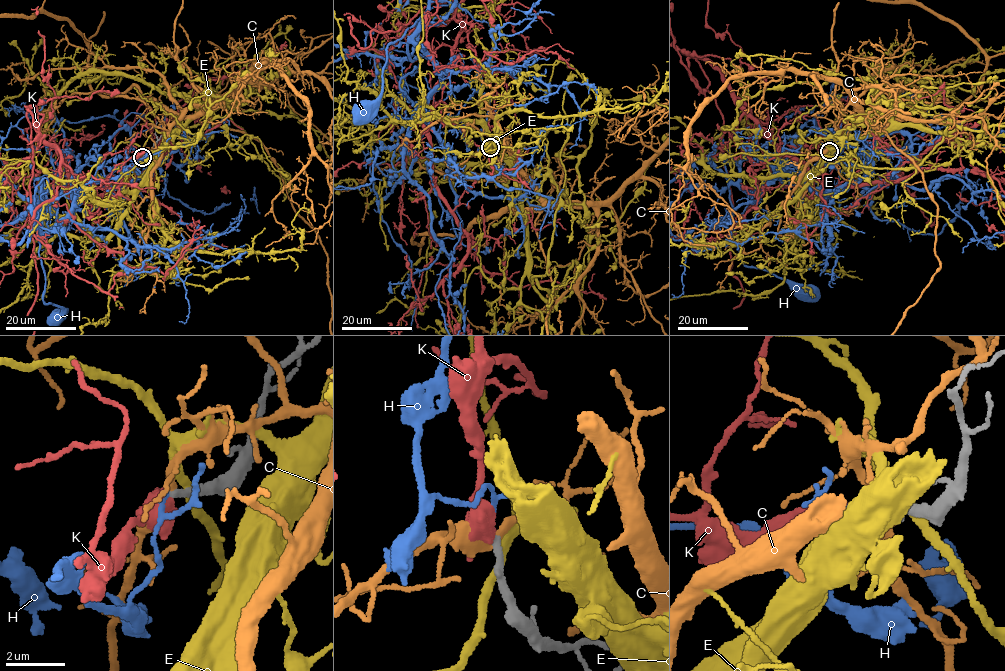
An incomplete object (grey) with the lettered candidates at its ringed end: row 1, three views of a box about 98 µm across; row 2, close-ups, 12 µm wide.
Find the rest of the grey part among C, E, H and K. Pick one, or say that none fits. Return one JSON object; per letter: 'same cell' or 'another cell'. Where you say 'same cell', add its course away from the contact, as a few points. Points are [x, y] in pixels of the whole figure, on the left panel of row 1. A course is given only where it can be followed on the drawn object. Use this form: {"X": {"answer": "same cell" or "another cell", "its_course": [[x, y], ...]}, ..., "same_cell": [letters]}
{"C": {"answer": "another cell"}, "E": {"answer": "another cell"}, "H": {"answer": "another cell"}, "K": {"answer": "another cell"}, "same_cell": []}

